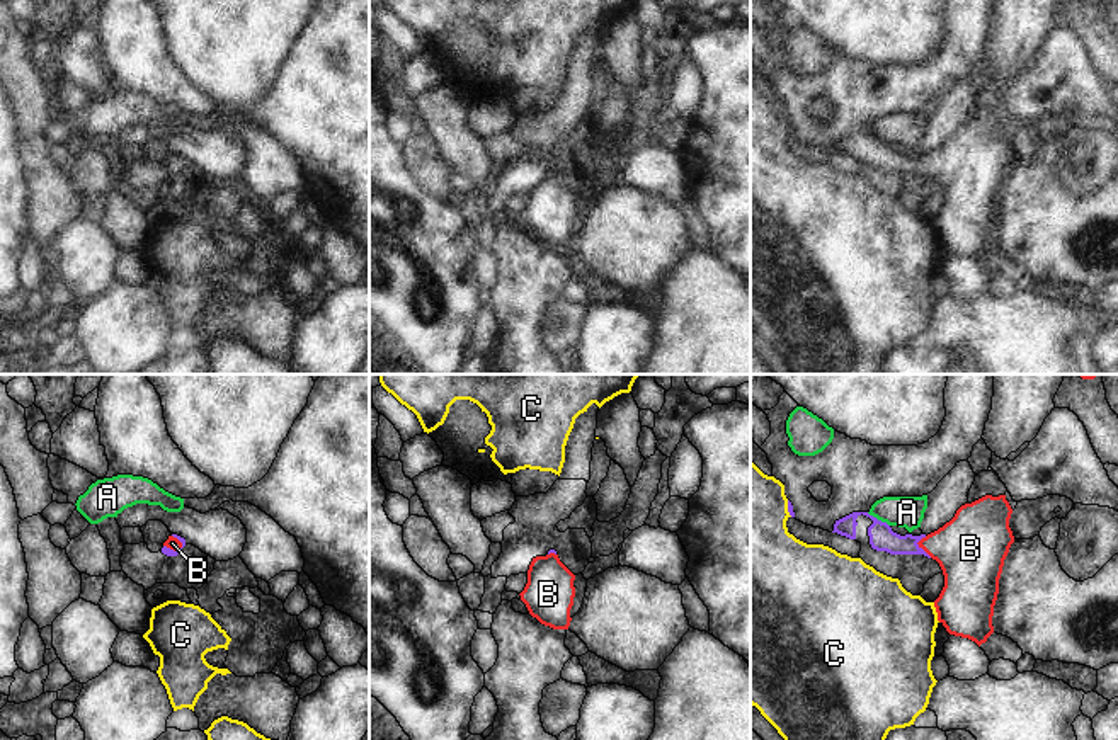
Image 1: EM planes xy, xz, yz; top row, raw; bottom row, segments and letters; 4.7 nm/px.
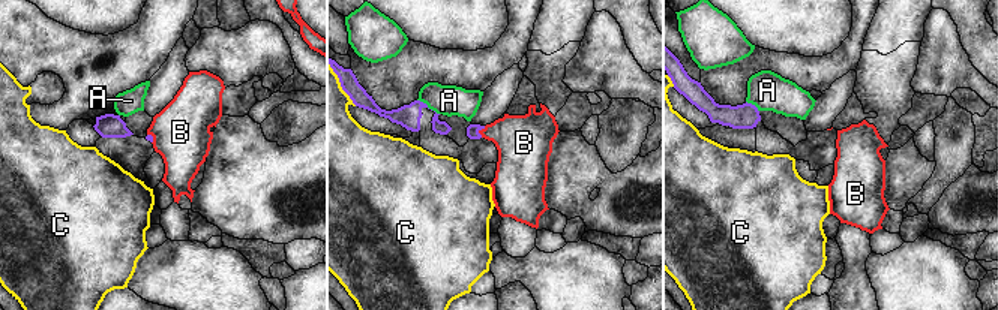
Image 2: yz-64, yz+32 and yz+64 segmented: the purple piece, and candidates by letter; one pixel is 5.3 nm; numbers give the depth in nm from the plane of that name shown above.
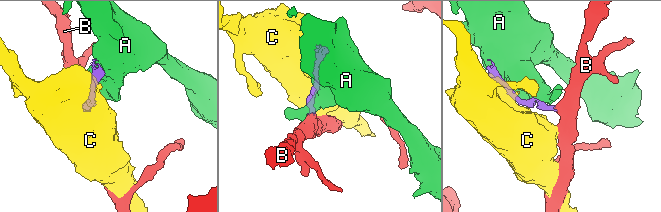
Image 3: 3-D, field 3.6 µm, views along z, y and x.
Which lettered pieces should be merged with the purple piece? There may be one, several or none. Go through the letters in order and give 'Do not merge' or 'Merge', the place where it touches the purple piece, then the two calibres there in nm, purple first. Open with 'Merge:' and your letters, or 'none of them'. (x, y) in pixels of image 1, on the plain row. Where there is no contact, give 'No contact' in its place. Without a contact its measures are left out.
Merge: B
A: Do not merge. Touches purple at yz (877, 138). Thickness 120 nm (purple) against 150 nm
B: Merge. Touches purple at xy (172, 169). Thickness 40 nm (purple) against 60 nm
C: Do not merge. Touches purple at yz (788, 128). Thickness 30 nm (purple) against 380 nm

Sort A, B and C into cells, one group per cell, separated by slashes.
A / B / C

